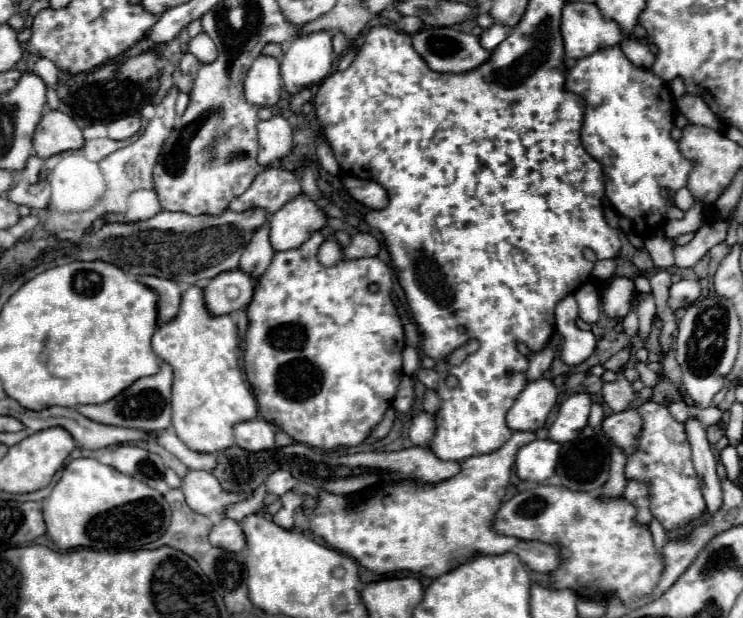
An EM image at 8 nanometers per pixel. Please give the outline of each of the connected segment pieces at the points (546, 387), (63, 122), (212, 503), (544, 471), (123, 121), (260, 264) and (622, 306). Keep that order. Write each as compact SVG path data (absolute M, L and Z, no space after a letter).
M551 380L529 382L507 412L507 426L513 432L537 432L545 426L555 400L557 388Z
M51 110L39 122L33 136L33 148L43 160L65 150L79 150L83 148L83 132L69 114Z
M189 472L183 478L183 492L191 510L199 514L217 514L225 518L225 508L247 500L251 492L223 492L219 480L211 472Z
M533 440L523 446L515 458L515 470L523 482L545 482L553 476L559 458L559 444L545 440Z
M125 116L107 126L107 138L111 140L127 140L141 130L141 118Z
M263 226L263 228L259 228L255 232L251 242L245 246L245 252L241 254L239 270L249 274L253 280L259 280L259 276L271 264L273 254L275 254L275 250L273 250L273 246L269 242L269 228Z
M613 278L603 290L603 310L611 318L623 318L629 312L629 298L635 286L629 278Z

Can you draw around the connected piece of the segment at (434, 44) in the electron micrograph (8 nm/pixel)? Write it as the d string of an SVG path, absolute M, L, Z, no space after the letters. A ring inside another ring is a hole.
M423 28L413 36L413 48L435 72L463 74L489 58L477 36L455 28Z

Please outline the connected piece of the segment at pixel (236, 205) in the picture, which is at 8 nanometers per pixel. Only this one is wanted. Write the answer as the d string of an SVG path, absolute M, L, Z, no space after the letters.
M265 168L247 192L231 200L229 208L235 212L243 212L249 208L265 208L269 214L283 208L283 204L291 202L295 196L301 194L301 184L293 172L281 168Z

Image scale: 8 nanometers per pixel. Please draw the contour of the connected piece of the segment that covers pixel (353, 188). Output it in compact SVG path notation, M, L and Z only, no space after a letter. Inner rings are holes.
M355 176L341 178L347 194L355 198L359 204L363 204L369 210L381 210L387 206L387 192L383 186L379 186L373 180L359 180Z

